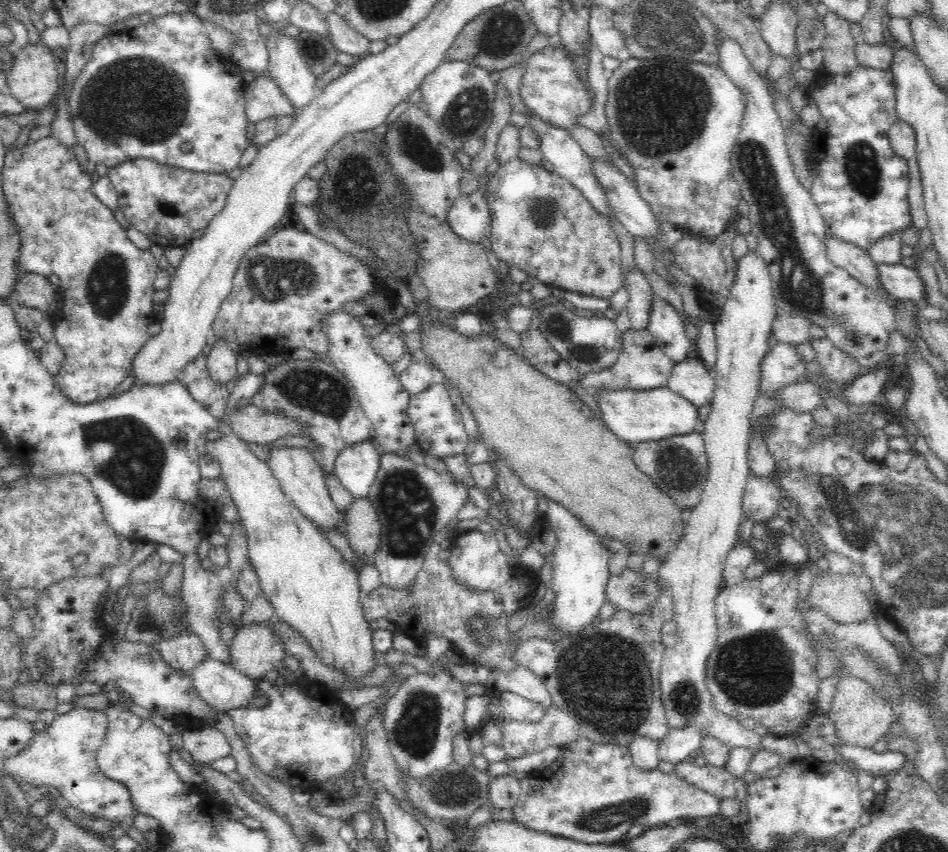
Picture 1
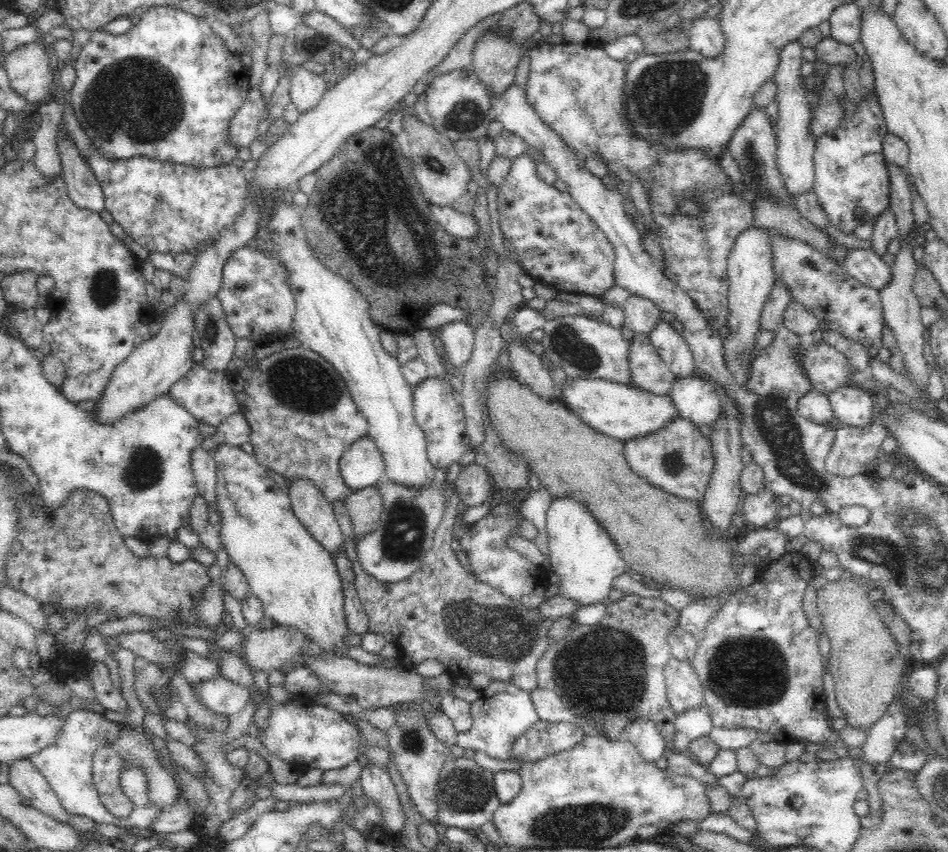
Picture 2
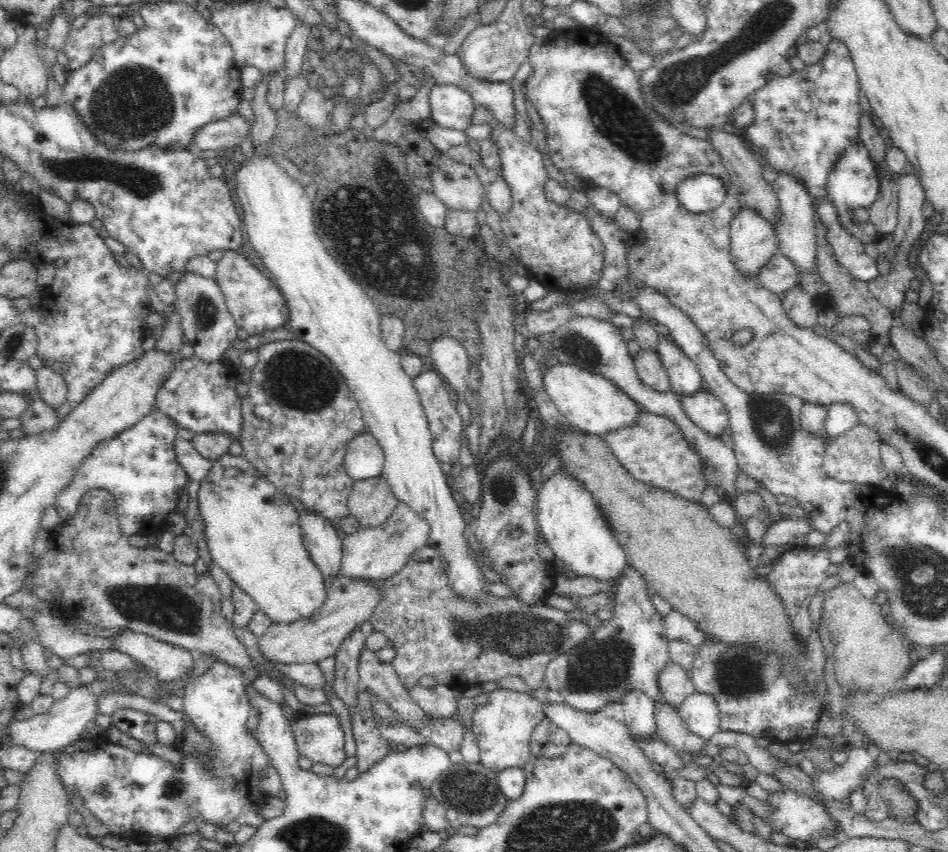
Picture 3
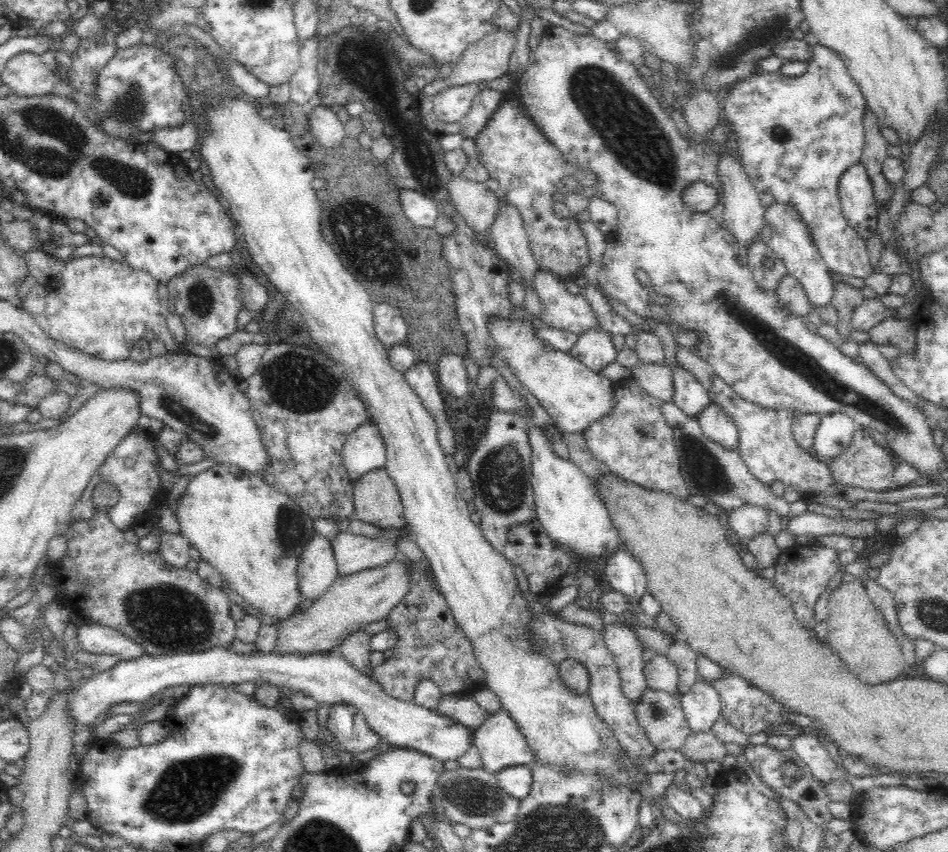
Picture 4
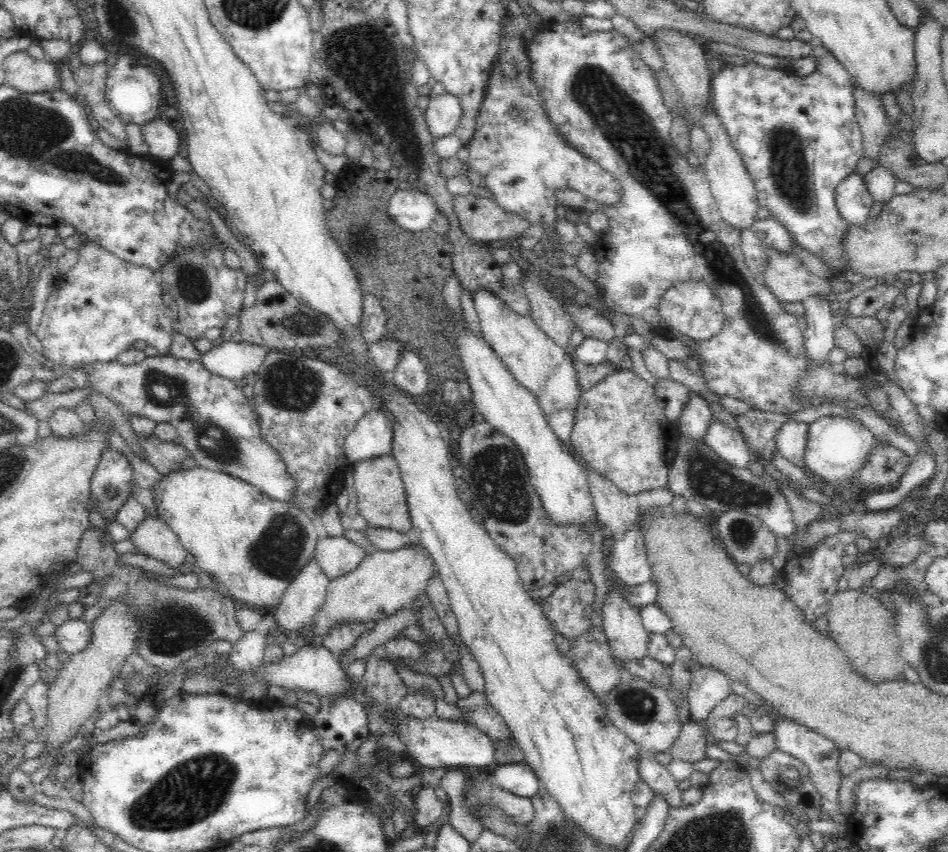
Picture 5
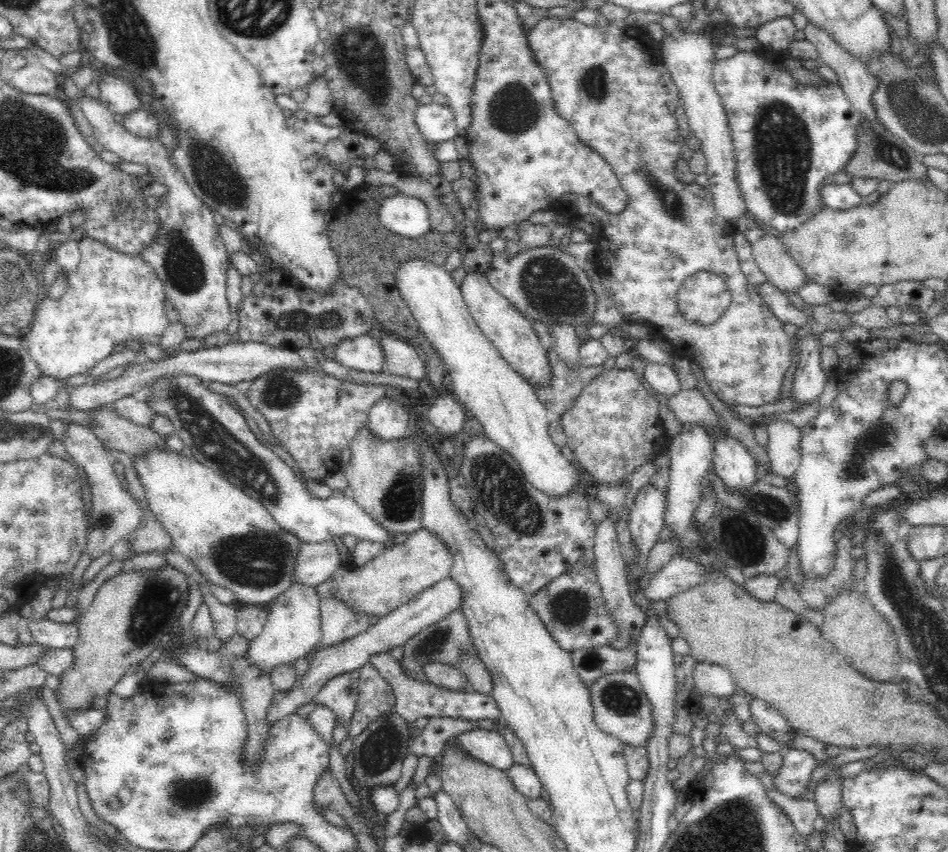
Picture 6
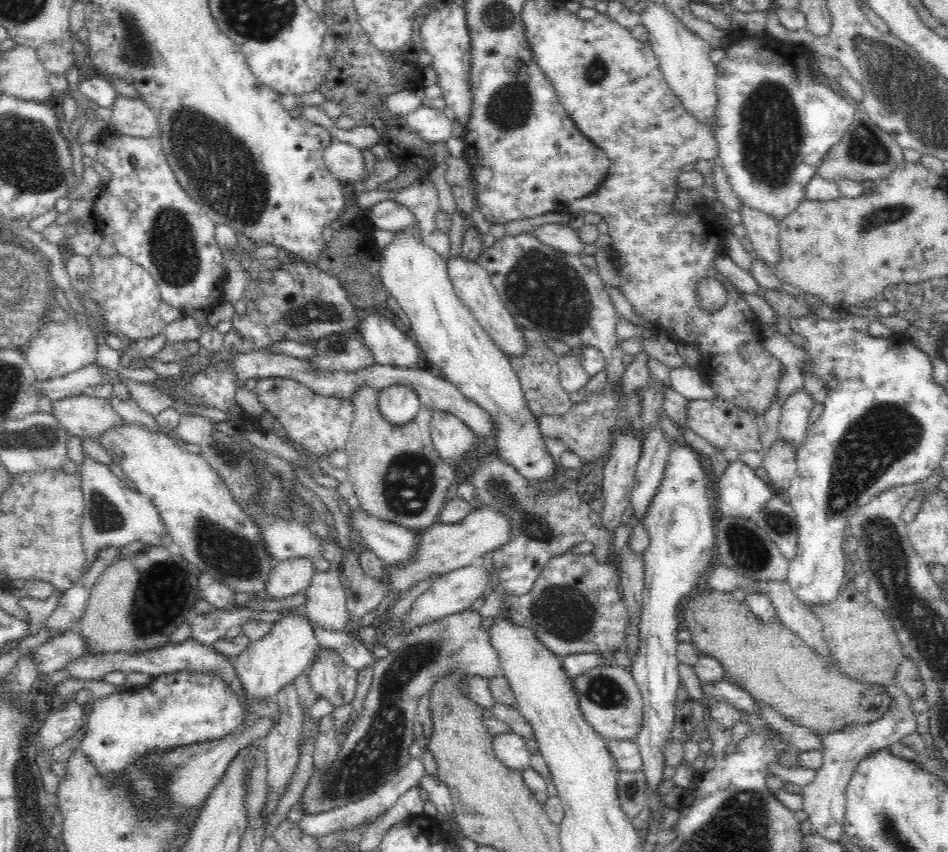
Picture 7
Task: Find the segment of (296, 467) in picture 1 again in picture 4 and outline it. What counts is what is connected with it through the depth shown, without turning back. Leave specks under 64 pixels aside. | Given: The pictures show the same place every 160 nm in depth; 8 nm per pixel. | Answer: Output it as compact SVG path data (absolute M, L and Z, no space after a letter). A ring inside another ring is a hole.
M314 534L302 552L296 574L304 608L320 598L339 577L331 542Z

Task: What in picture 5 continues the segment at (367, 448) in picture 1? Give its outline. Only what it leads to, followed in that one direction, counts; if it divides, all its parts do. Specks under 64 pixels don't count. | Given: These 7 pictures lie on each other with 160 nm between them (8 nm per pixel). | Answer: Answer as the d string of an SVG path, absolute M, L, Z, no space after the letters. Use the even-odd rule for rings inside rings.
M380 408L366 412L345 440L345 455L350 466L358 460L390 454L392 449L393 417Z

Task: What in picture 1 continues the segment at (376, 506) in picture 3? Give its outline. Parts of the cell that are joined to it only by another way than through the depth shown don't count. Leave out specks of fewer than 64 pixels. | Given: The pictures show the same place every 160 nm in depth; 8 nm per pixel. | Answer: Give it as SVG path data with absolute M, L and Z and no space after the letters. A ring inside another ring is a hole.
M368 498L354 499L343 517L352 551L360 556L373 556L381 540L381 523L372 501Z

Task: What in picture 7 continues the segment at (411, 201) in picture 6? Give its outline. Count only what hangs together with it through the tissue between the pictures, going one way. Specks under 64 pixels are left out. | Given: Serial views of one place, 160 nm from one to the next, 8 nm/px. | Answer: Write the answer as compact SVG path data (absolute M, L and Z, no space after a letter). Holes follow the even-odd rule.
M383 200L376 202L372 208L369 208L369 216L366 221L370 221L373 230L402 230L406 226L418 227L416 217L404 205L393 200Z

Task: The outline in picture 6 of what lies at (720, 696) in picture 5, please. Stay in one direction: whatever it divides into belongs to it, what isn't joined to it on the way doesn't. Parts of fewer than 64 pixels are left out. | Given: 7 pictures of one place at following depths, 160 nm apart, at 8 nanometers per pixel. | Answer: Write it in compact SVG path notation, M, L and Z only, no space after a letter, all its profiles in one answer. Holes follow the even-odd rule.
M696 661L693 677L698 695L730 696L734 694L734 679L728 669L719 664Z

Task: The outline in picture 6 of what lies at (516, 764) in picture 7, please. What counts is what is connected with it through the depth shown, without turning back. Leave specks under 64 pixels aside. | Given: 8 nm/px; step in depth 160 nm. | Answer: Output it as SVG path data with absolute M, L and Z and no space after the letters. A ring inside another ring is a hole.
M474 729L452 738L453 744L461 746L470 756L486 763L493 768L507 771L514 766L514 756L504 740L504 735L498 731Z

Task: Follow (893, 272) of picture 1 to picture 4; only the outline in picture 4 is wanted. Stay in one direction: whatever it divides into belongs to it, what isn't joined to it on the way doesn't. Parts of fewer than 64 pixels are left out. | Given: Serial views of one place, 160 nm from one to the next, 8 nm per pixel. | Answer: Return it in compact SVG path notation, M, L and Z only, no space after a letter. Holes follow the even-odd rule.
M821 45L813 47L810 66L802 76L788 77L782 72L757 73L735 83L721 109L722 122L728 123L737 137L737 154L750 180L760 192L769 192L774 201L792 204L798 218L810 229L810 238L829 271L858 279L868 278L873 268L863 239L848 224L837 191L841 174L859 159L865 144L862 118L867 102L858 84L852 81L836 52Z

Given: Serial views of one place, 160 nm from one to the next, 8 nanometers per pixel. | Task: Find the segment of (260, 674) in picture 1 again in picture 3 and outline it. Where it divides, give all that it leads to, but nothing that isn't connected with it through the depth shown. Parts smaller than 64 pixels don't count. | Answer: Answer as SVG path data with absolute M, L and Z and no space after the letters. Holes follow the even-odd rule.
M336 574L327 582L324 604L318 606L312 617L292 623L272 624L269 632L258 640L259 650L269 660L289 665L318 663L325 658L334 657L343 640L374 616L376 605L381 603L382 599L381 586L377 581Z

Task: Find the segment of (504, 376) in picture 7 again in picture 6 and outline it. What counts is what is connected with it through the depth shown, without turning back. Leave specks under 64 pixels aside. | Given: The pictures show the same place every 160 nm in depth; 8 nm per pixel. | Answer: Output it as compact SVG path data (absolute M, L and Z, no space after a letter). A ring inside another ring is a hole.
M419 257L406 258L398 262L396 270L394 277L399 298L404 299L406 306L416 319L419 330L428 338L428 342L444 363L448 370L447 374L452 380L449 390L466 408L467 414L480 420L488 439L514 458L520 465L525 480L532 486L552 497L562 497L568 495L573 489L577 490L578 472L572 463L566 461L560 449L550 439L550 423L546 419L548 411L544 403L534 394L530 383L504 360L500 351L483 335L463 299L461 289L454 283L450 273L443 266L437 266Z

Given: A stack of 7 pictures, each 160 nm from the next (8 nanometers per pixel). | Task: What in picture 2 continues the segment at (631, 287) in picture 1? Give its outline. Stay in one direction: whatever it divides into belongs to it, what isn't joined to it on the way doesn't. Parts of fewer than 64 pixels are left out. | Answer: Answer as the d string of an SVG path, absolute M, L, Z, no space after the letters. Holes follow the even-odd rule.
M629 295L623 306L625 325L635 334L648 335L658 321L663 318L660 309L654 303L638 295Z

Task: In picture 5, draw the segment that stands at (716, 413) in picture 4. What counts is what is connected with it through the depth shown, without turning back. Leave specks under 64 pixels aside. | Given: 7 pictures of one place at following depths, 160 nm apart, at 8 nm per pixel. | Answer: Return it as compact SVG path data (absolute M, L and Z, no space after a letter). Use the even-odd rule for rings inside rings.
M713 420L709 424L704 441L728 465L749 468L750 452L742 433L734 431L726 423Z

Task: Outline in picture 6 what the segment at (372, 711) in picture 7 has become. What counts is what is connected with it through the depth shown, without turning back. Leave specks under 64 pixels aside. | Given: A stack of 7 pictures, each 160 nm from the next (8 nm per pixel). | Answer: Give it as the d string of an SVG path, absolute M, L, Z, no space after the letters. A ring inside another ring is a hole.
M460 608L454 610L443 620L428 626L418 632L410 640L402 644L403 655L398 663L404 675L410 679L418 679L419 674L425 674L424 667L427 663L442 663L444 665L456 667L459 665L464 655L478 657L477 648L474 646L472 635L470 635L470 621L464 617ZM393 705L390 710L382 712L374 722L366 724L366 728L353 738L352 752L349 754L352 773L348 778L355 791L358 788L369 791L378 785L392 785L400 778L403 762L410 754L409 744L413 737L411 728L412 724L402 718Z

